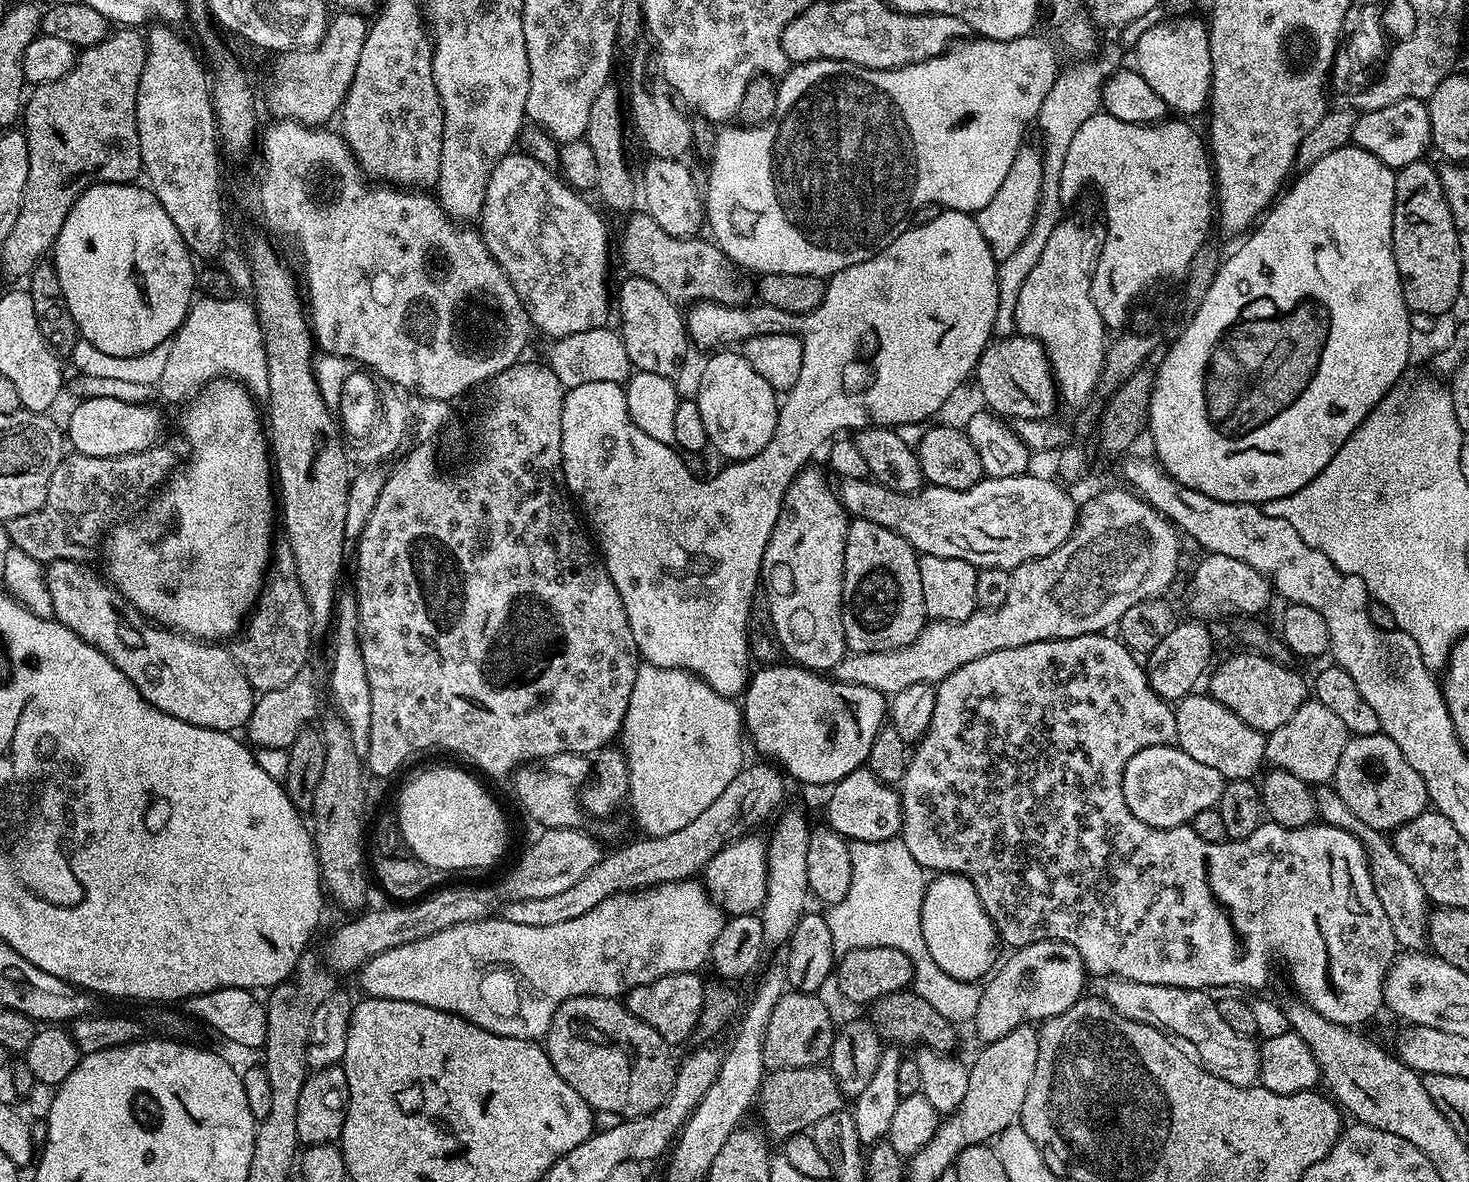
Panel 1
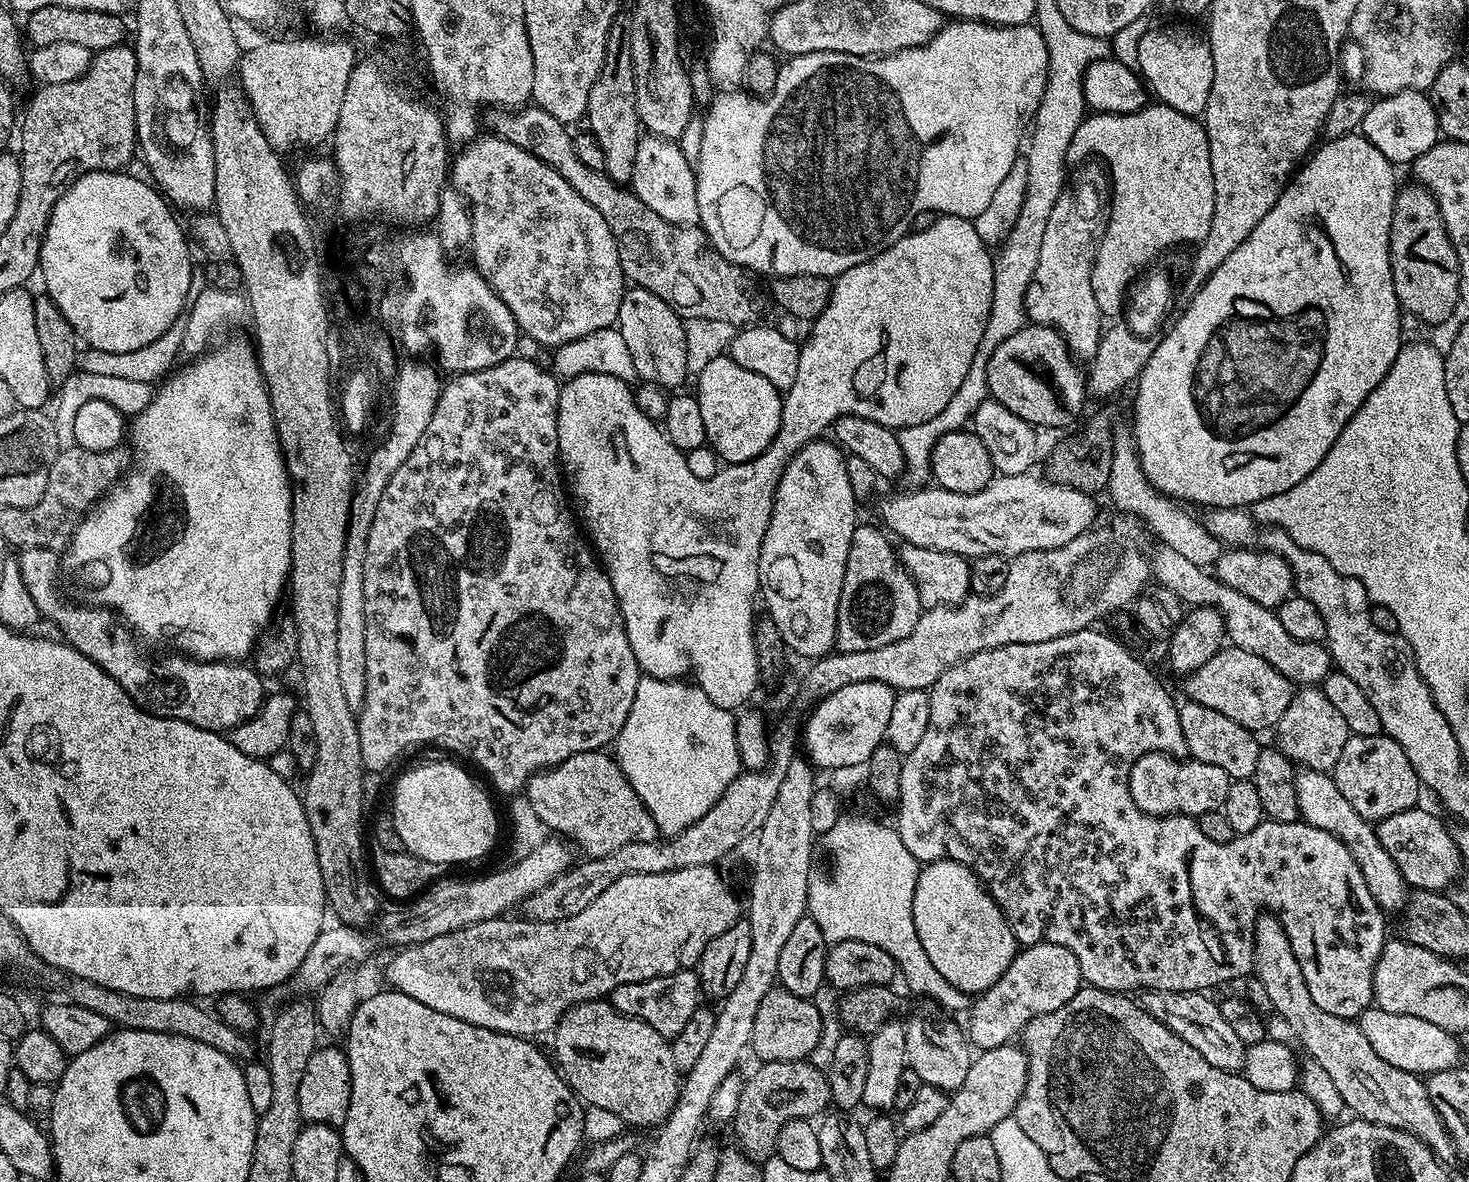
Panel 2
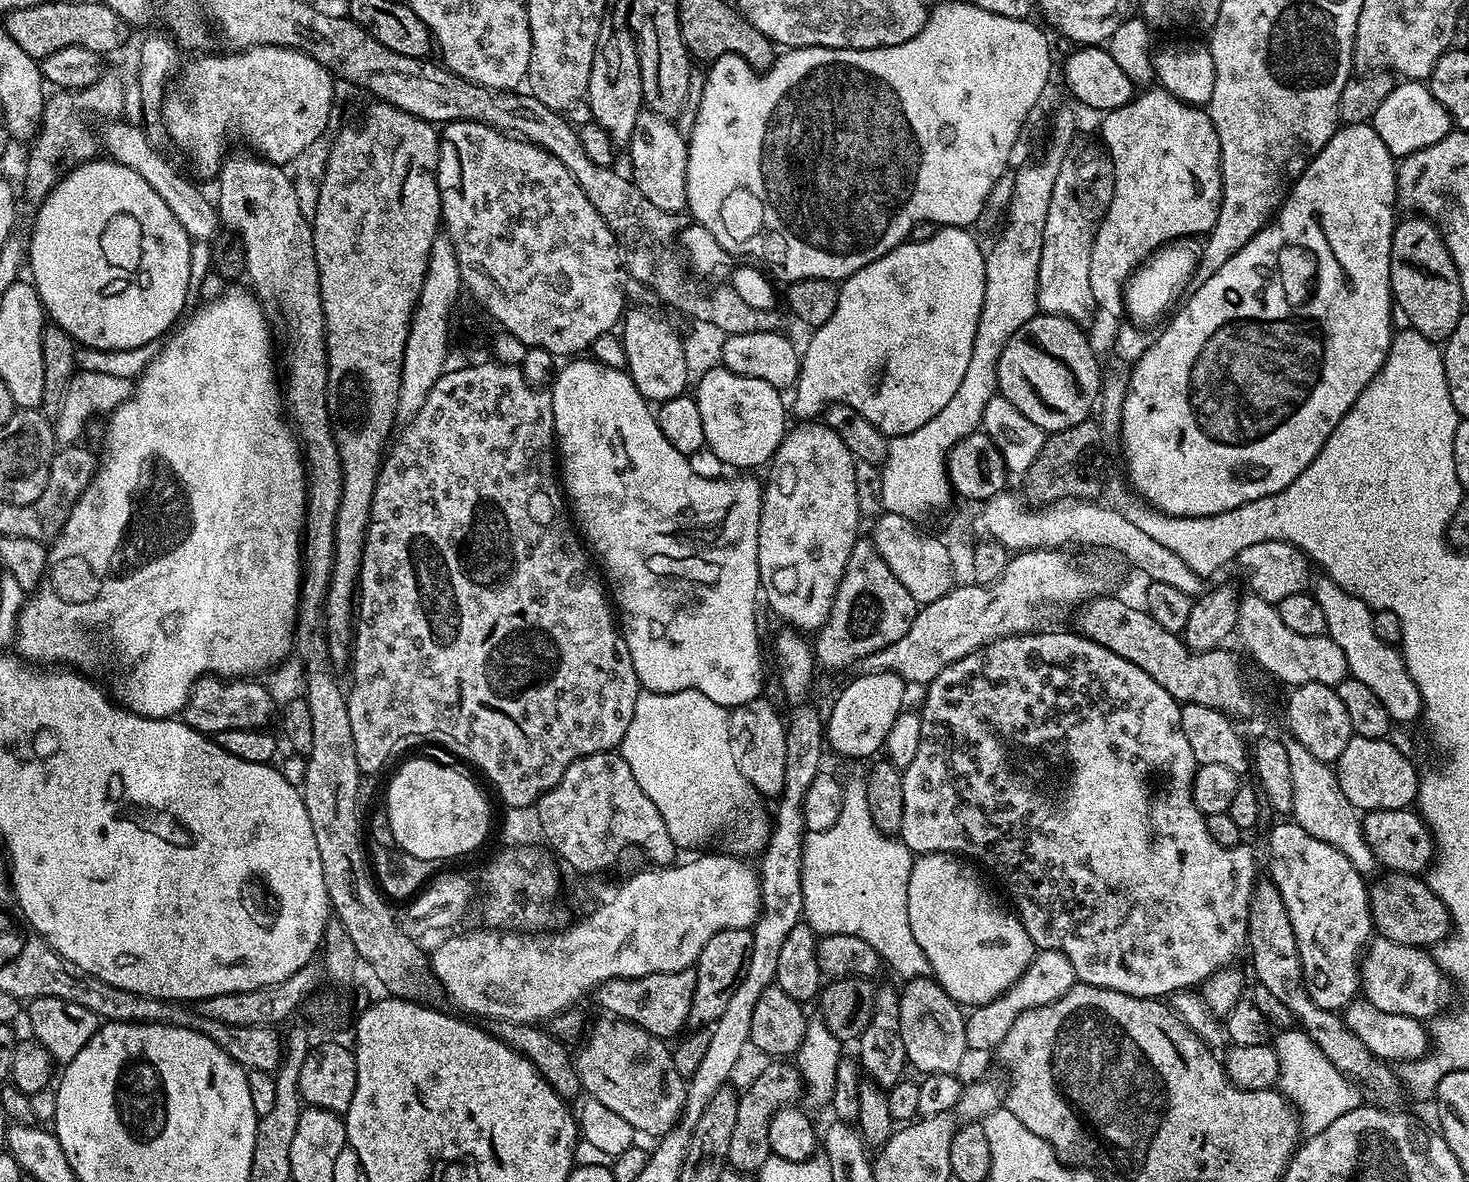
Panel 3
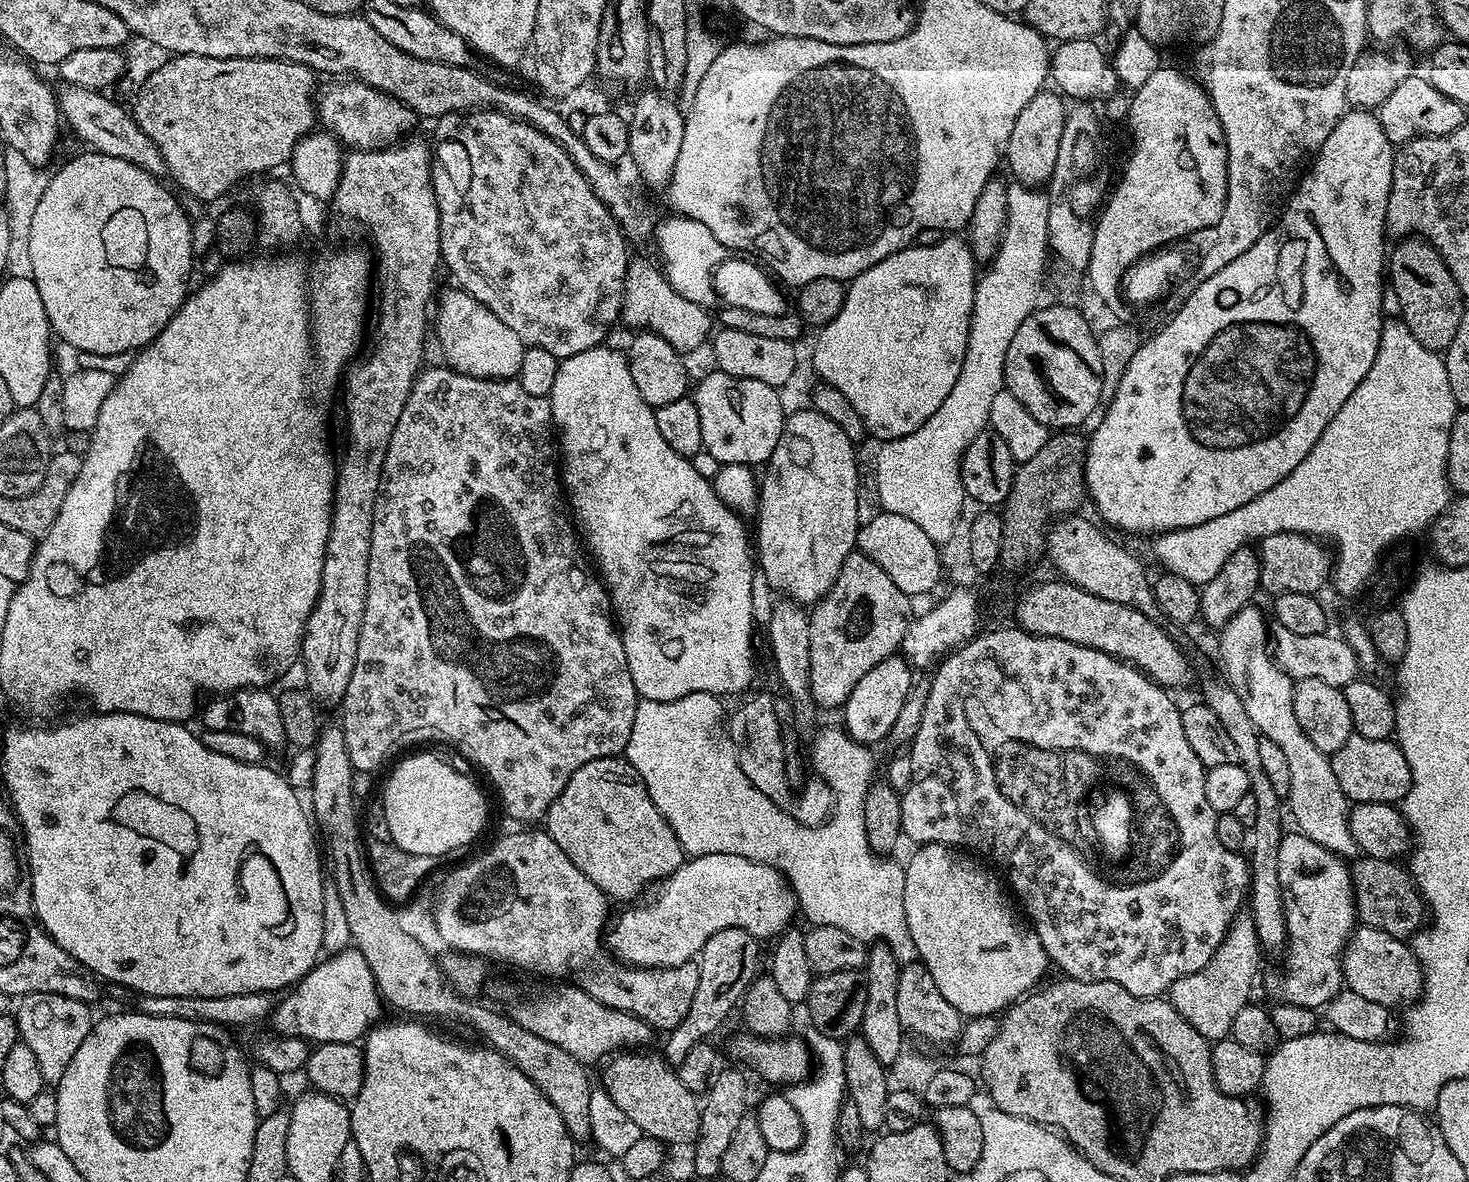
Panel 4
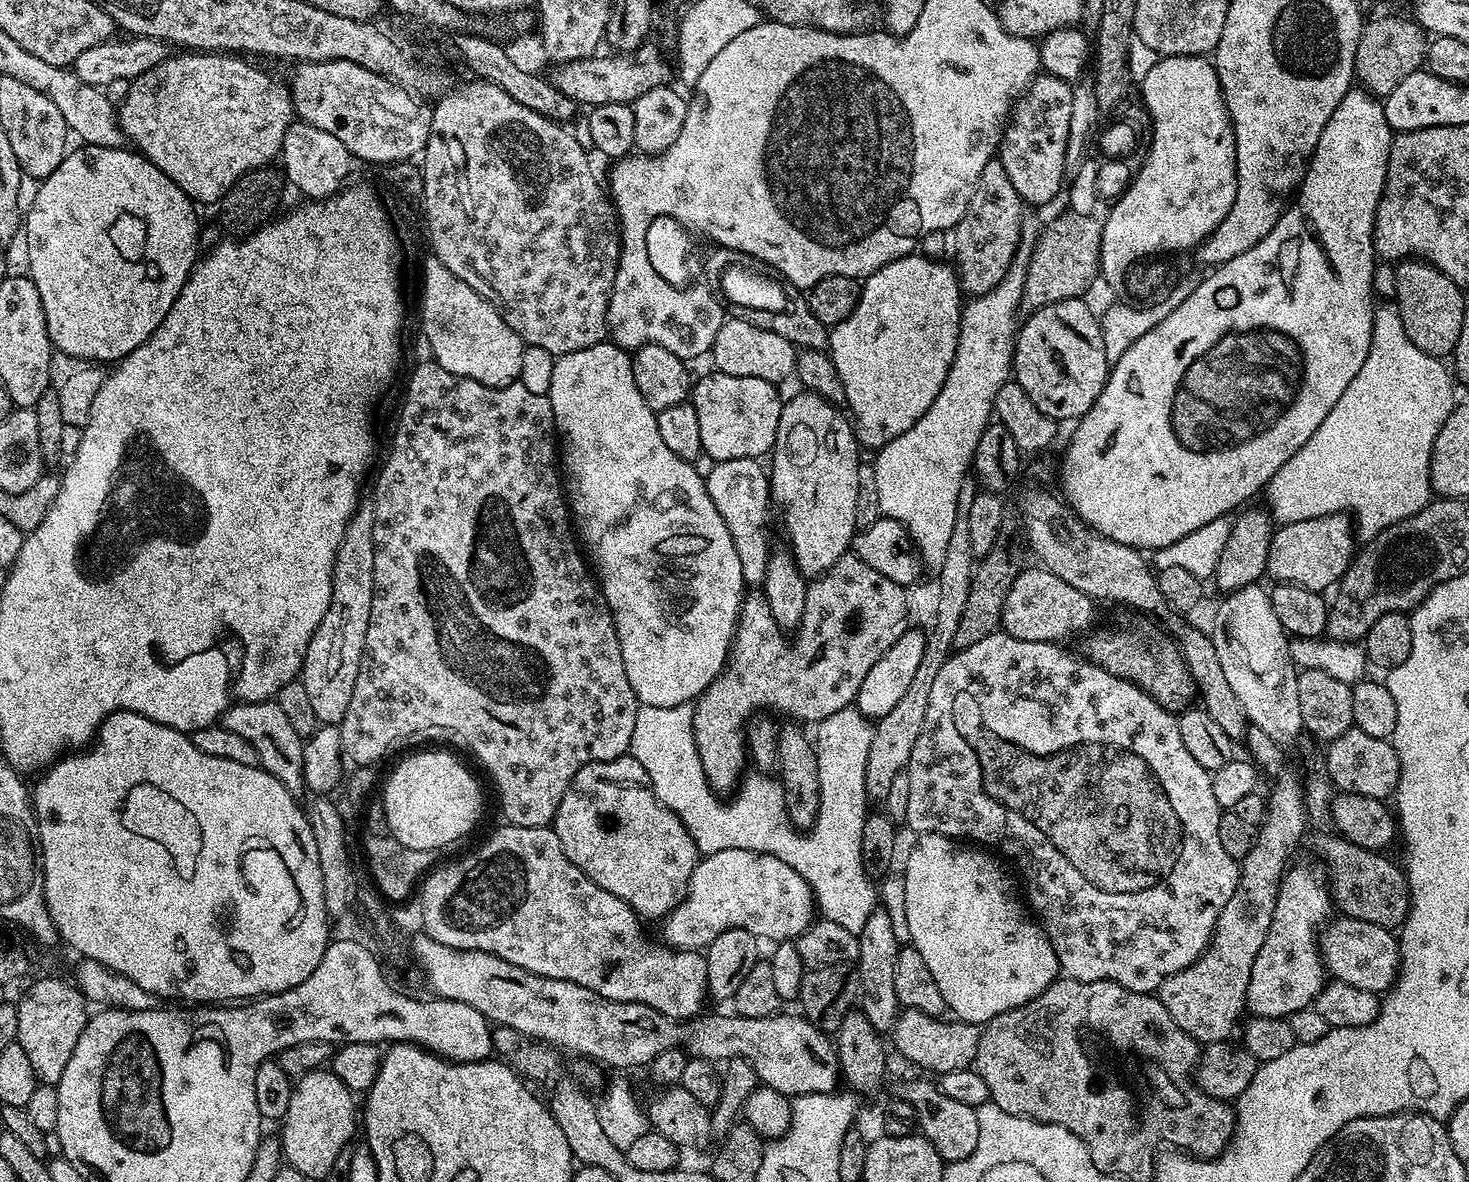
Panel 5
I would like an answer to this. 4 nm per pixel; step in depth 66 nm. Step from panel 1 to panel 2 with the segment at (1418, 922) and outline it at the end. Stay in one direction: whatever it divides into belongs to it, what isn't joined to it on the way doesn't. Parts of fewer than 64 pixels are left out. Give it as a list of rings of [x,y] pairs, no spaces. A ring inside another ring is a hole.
[[[1309,768],[1297,771],[1296,789],[1300,820],[1337,836],[1346,846],[1346,850],[1350,850],[1352,860],[1358,862],[1358,870],[1362,870],[1362,878],[1366,878],[1366,886],[1370,886],[1370,894],[1374,894],[1377,906],[1388,914],[1403,913],[1410,889],[1394,858],[1390,858],[1382,842],[1378,842],[1373,821],[1362,818],[1362,814],[1358,814],[1358,810],[1354,810],[1354,806],[1350,806],[1350,802],[1342,798],[1342,790],[1338,790],[1327,772],[1315,772]]]

